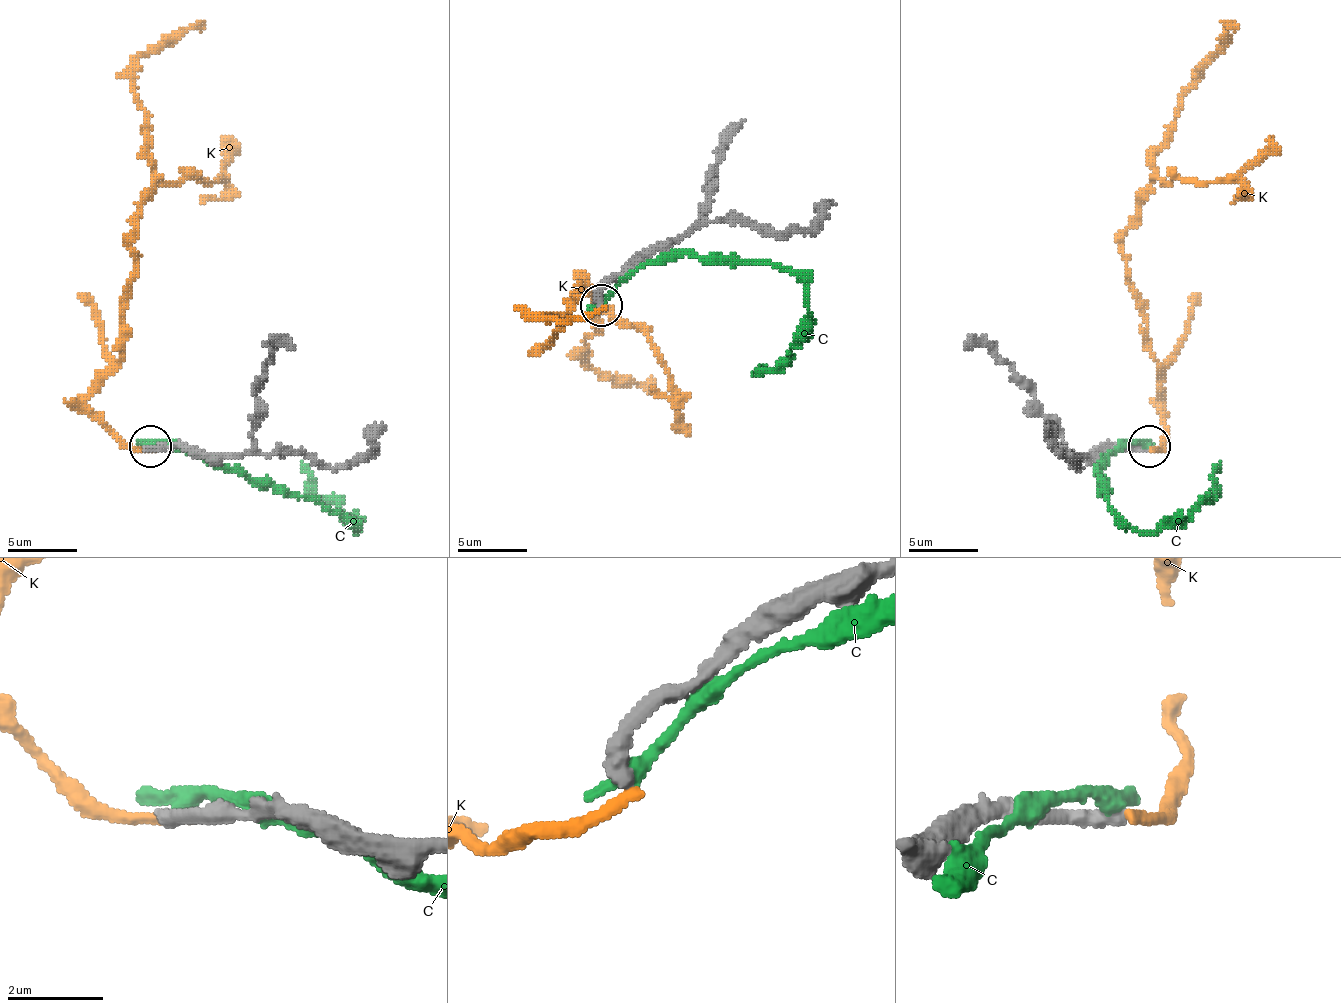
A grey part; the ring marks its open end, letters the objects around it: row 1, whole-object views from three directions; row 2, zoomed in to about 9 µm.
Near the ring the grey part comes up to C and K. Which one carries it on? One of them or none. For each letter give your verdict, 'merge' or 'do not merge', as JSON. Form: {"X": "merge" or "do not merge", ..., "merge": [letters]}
{"C": "do not merge", "K": "do not merge", "merge": []}

